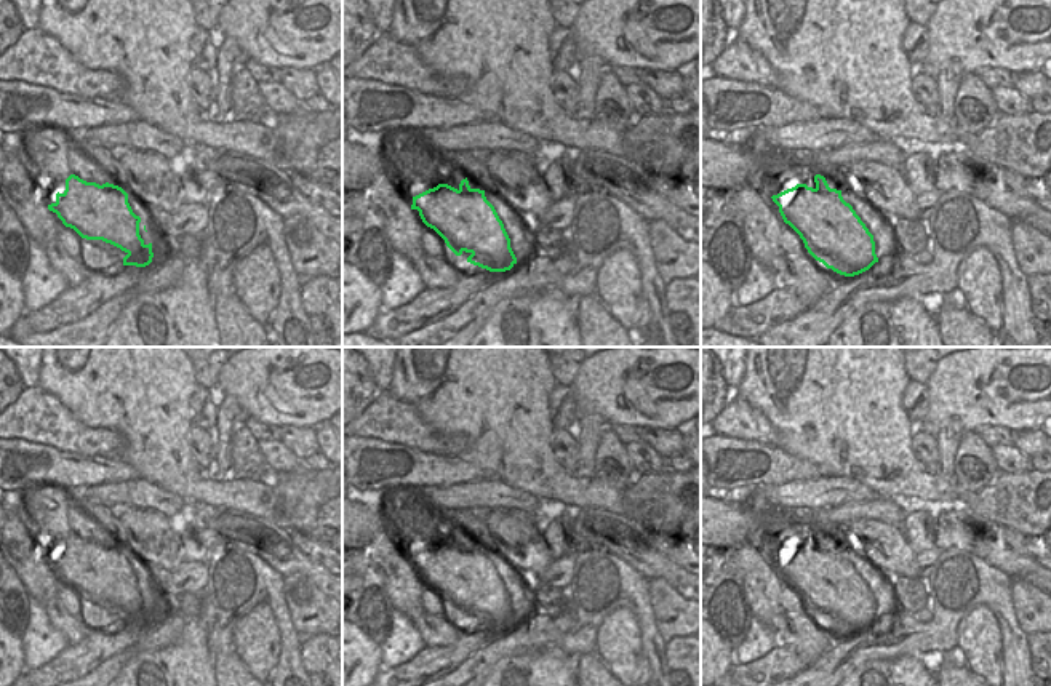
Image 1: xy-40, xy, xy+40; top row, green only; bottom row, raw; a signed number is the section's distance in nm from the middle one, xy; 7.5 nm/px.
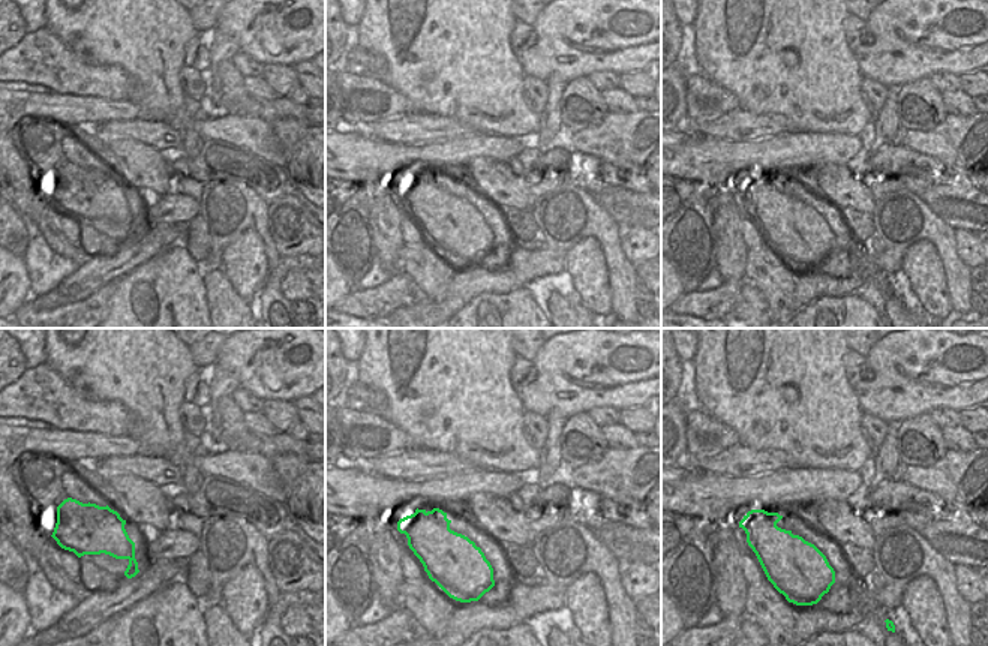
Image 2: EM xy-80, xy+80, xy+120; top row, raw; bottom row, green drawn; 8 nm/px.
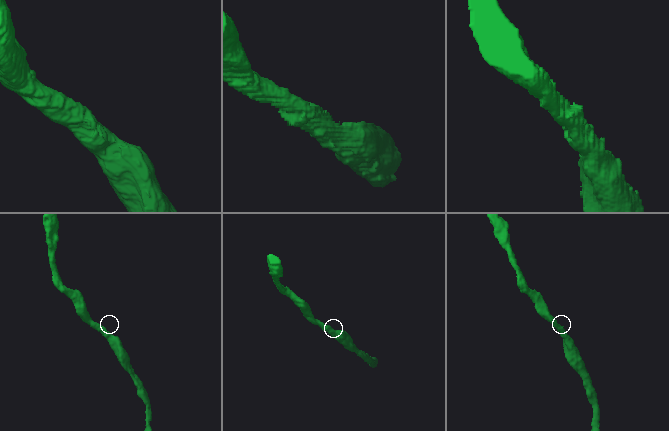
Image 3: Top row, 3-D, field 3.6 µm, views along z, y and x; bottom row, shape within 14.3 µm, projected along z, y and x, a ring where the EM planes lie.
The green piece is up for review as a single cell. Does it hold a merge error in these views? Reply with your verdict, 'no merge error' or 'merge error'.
no merge error

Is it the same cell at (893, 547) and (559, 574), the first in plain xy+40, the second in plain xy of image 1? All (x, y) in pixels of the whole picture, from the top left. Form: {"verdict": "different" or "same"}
{"verdict": "different"}

